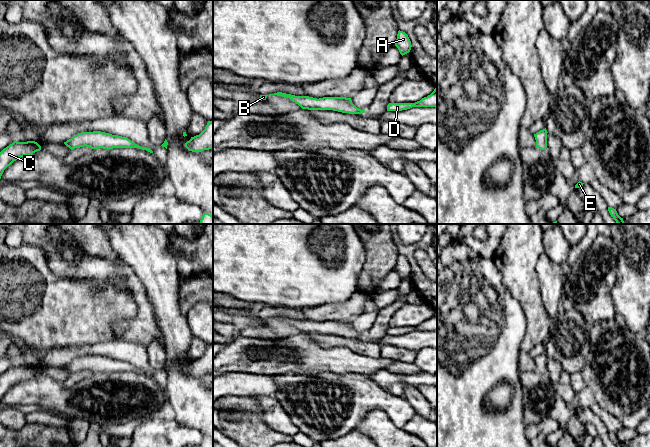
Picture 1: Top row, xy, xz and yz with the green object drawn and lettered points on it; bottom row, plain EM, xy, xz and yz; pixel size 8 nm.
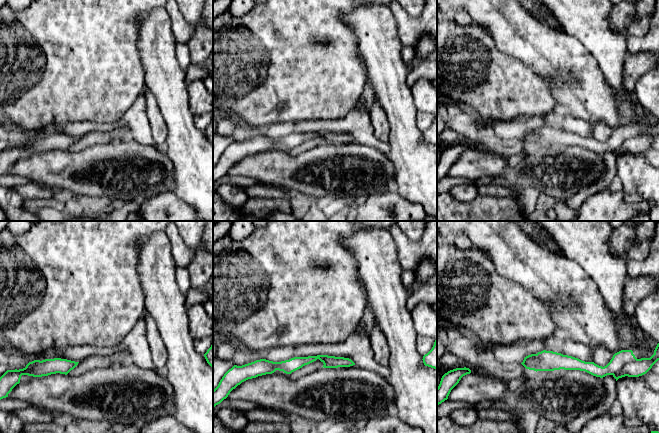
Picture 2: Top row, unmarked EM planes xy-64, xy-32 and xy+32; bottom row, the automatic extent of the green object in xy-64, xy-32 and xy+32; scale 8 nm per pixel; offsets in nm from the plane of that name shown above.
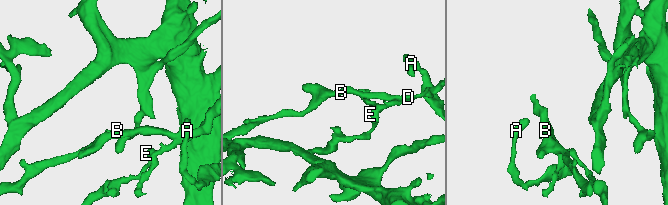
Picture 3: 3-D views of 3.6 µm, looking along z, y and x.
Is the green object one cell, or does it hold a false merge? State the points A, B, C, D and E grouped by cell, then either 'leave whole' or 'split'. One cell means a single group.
A D E / B C; split

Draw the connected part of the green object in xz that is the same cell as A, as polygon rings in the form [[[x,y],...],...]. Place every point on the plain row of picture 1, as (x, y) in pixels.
[[[400,254],[398,255],[395,270],[398,272],[402,280],[410,276],[412,269],[408,259],[405,256]]]

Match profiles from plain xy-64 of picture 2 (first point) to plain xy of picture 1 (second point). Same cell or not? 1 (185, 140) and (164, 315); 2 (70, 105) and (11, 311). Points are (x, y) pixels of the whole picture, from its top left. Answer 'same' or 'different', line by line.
1: same
2: same

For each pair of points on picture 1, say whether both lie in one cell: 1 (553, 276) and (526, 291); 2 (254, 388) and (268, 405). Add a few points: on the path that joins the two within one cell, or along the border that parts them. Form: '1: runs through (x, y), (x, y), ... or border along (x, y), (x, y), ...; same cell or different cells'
1: border along (537, 260), (539, 294), (544, 306); different cells
2: border along (256, 395), (273, 396); different cells

